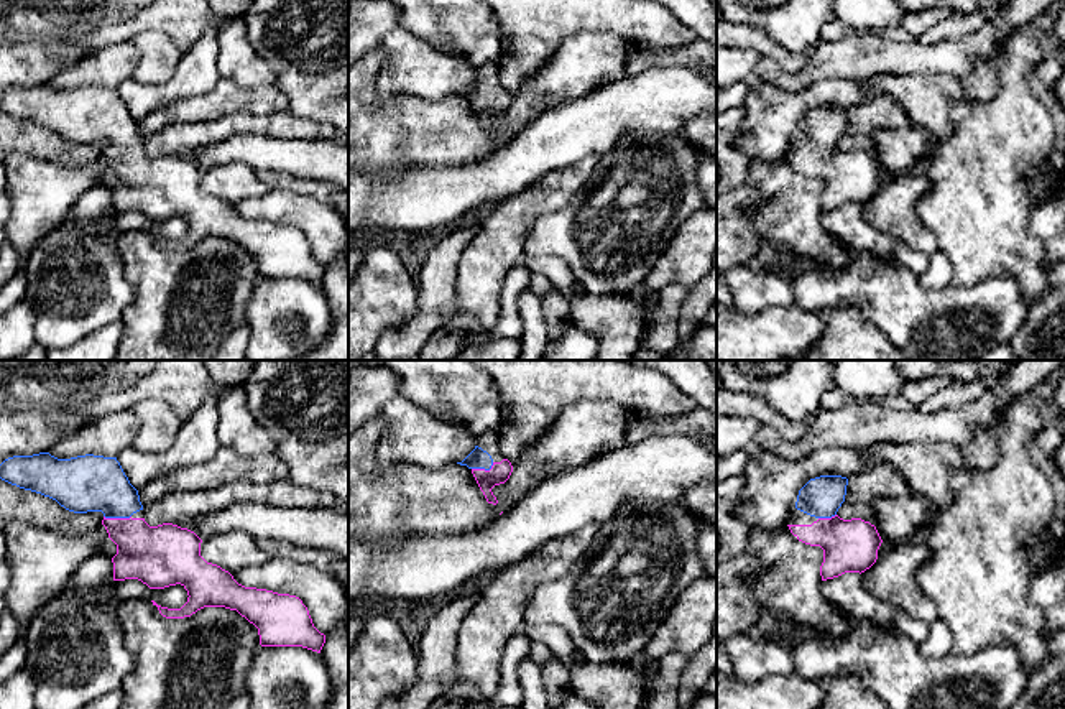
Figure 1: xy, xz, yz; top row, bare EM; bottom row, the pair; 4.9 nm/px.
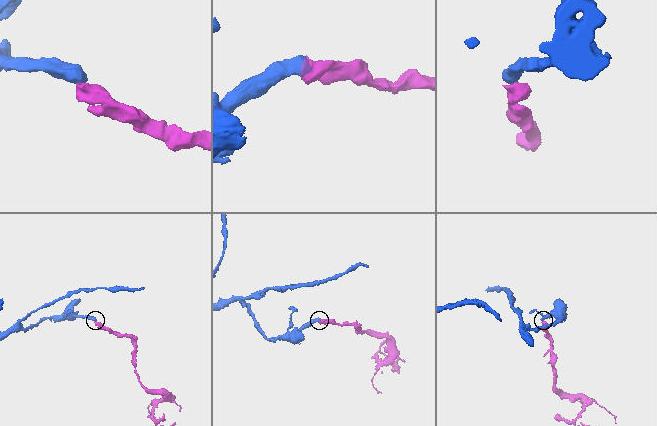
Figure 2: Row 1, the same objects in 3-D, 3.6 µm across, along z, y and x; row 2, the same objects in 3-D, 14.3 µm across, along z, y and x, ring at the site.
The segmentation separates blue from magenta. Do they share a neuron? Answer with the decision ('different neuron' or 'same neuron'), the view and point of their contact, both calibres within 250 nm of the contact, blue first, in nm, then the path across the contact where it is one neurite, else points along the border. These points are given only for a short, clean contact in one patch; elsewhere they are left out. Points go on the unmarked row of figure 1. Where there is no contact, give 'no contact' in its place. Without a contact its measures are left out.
same neuron; contact xy (117, 148); calibres 280 and 280 nm; way xy (89, 114), (117, 148), (152, 186)

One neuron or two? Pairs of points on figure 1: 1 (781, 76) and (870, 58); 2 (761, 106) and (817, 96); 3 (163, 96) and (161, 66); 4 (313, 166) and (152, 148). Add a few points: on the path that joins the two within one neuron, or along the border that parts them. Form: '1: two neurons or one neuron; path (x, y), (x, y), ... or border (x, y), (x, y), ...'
1: one neuron; path (802, 79), (832, 60), (848, 58)
2: one neuron; path (774, 106), (796, 106), (804, 101)
3: two neurons; border (183, 53), (165, 83), (132, 79)
4: two neurons; border (229, 135), (199, 148), (194, 153), (194, 163)

